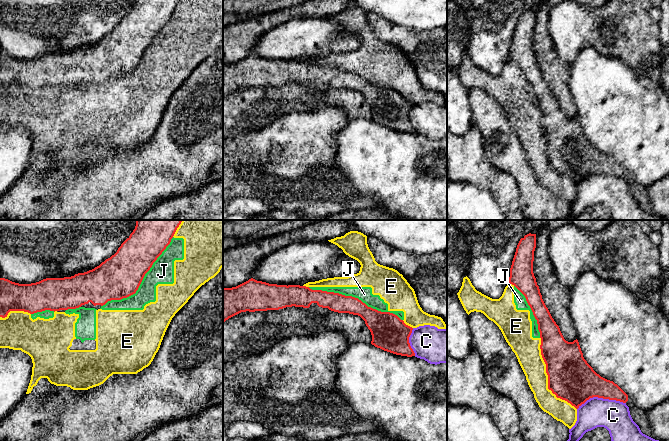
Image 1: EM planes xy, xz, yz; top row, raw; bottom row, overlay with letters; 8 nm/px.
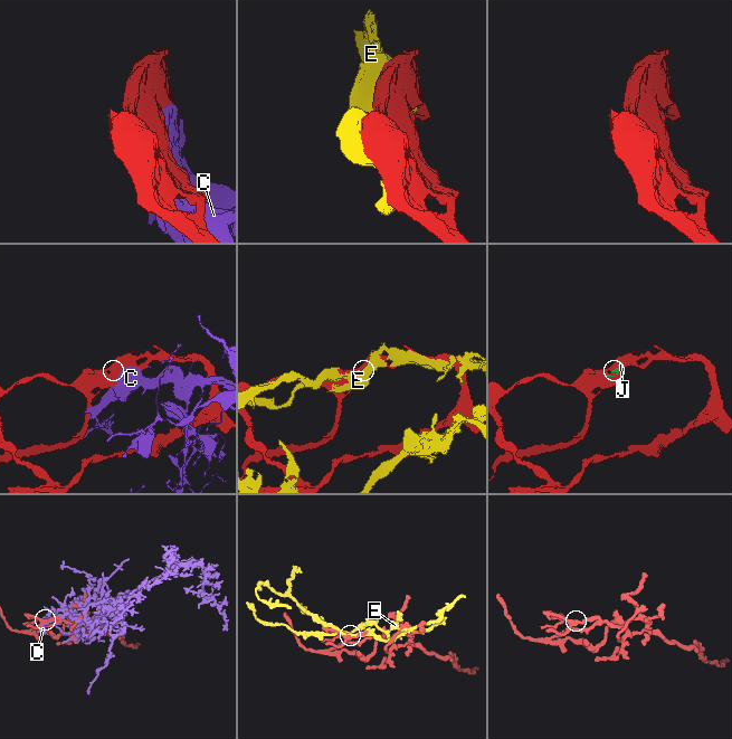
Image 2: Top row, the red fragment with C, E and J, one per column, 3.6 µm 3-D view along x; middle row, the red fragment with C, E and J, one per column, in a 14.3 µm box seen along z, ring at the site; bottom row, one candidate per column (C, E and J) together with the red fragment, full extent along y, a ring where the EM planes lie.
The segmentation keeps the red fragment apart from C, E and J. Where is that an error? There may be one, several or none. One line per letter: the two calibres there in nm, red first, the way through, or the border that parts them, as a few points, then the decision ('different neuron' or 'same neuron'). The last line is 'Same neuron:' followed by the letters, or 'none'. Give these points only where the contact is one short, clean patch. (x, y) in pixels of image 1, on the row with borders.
C: 340/240 nm | different neuron
E: 360/200 nm | different neuron
J: 170/120 nm | different neuron
Same neuron: none

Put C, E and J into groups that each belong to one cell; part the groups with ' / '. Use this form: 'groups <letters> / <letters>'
groups C / E J

